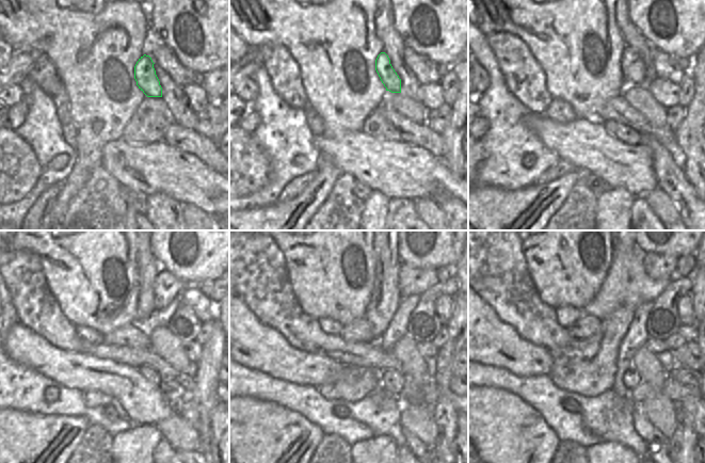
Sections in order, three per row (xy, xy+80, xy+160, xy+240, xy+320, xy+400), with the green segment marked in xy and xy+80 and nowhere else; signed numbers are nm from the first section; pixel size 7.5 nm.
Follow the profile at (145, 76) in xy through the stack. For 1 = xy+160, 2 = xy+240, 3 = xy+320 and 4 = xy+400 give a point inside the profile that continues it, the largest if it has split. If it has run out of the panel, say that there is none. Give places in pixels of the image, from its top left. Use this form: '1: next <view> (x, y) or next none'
1: next xy+160 (633, 67)
2: next xy+240 (166, 286)
3: next xy+320 (413, 281)
4: next xy+400 (657, 266)

